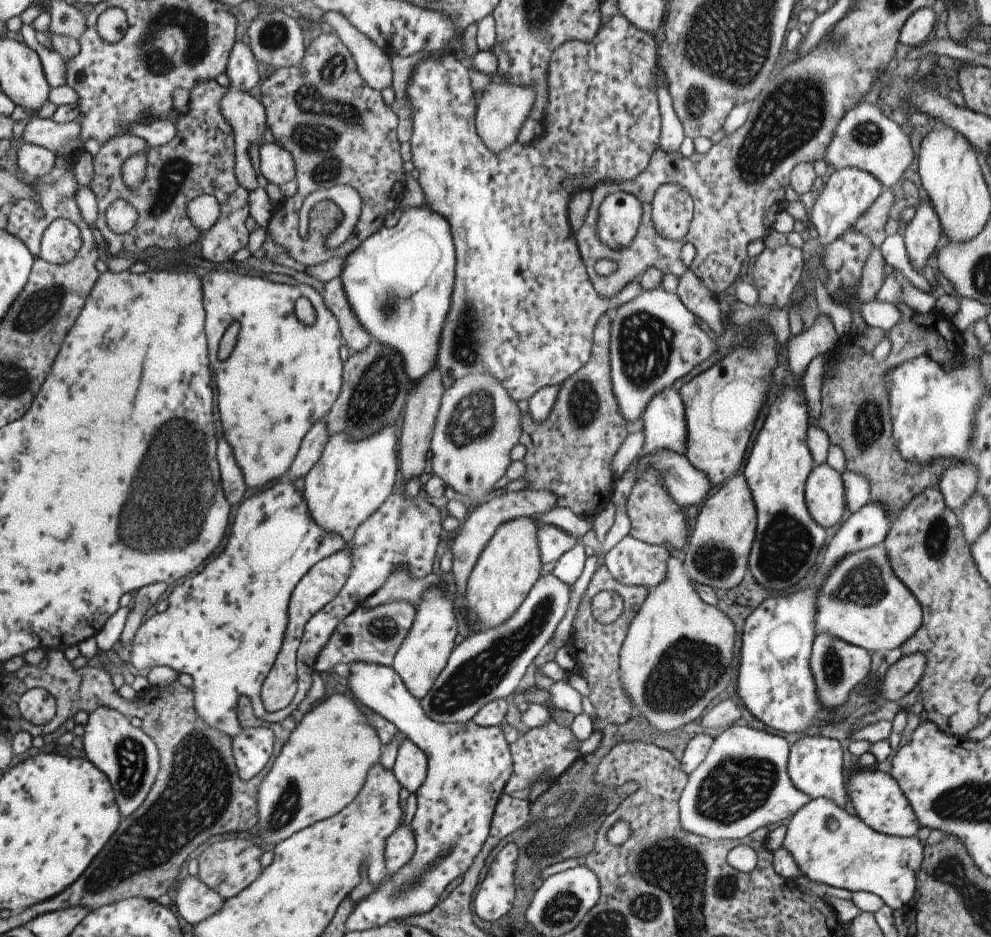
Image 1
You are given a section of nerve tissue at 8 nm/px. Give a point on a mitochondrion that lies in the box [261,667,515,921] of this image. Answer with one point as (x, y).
(411, 884)

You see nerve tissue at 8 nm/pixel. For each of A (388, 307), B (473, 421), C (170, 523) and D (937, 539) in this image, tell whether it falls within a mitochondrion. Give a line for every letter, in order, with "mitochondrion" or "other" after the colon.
A: mitochondrion
B: mitochondrion
C: mitochondrion
D: mitochondrion

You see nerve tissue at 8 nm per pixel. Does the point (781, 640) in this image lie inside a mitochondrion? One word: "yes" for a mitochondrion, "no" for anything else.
no

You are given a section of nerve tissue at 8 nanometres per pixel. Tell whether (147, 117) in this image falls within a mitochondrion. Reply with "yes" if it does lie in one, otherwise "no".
no

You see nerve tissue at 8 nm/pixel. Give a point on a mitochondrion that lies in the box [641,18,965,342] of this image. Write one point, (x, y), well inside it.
(793, 113)

